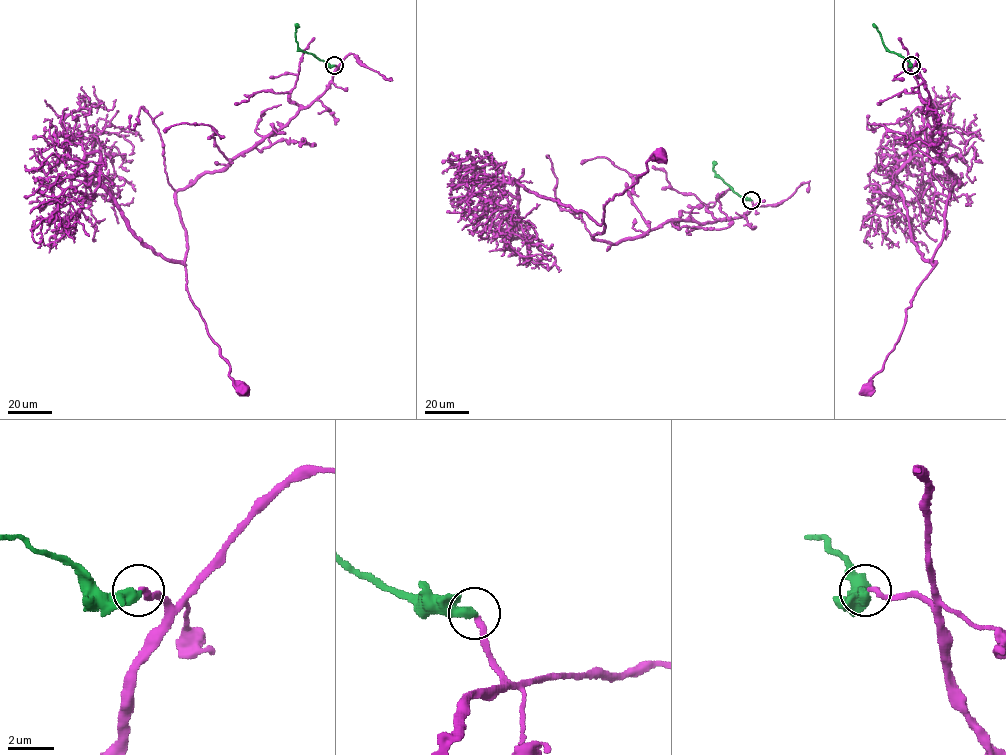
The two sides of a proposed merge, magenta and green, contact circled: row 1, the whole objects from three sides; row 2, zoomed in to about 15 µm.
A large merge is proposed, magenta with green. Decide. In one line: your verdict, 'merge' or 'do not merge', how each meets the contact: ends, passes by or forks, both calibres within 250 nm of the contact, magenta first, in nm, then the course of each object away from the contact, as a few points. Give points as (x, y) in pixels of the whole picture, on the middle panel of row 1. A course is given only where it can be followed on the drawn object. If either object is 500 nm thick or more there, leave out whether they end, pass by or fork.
merge; magenta ends there; green ends there; 240 nm thick on the magenta side, 440 nm on the other; magenta runs (751, 200), (740, 217), (671, 220), (615, 243), (593, 238), (603, 231), (609, 200), (661, 157); green runs (751, 200), (739, 196), (716, 174), (712, 169), (715, 162)

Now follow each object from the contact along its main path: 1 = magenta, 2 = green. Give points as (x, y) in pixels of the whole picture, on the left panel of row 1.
1: (334, 65), (329, 87), (310, 105), (176, 193), (186, 288), (229, 376), (244, 390)
2: (334, 65), (298, 47), (295, 33), (297, 23)

